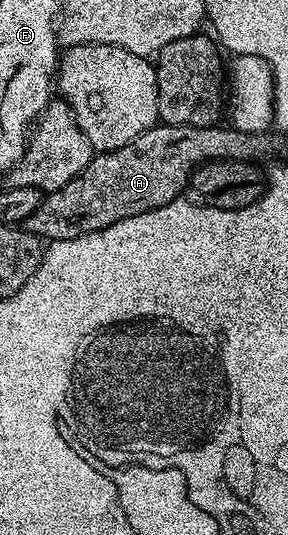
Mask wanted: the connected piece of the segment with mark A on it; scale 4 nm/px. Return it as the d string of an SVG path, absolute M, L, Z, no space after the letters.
M157 123L138 139L109 153L96 153L85 169L66 187L56 189L41 200L38 211L23 221L23 228L45 242L74 239L83 233L102 231L130 215L154 211L175 201L189 188L197 168L209 161L255 162L272 149L270 136L243 133L231 127L211 125L166 125Z

